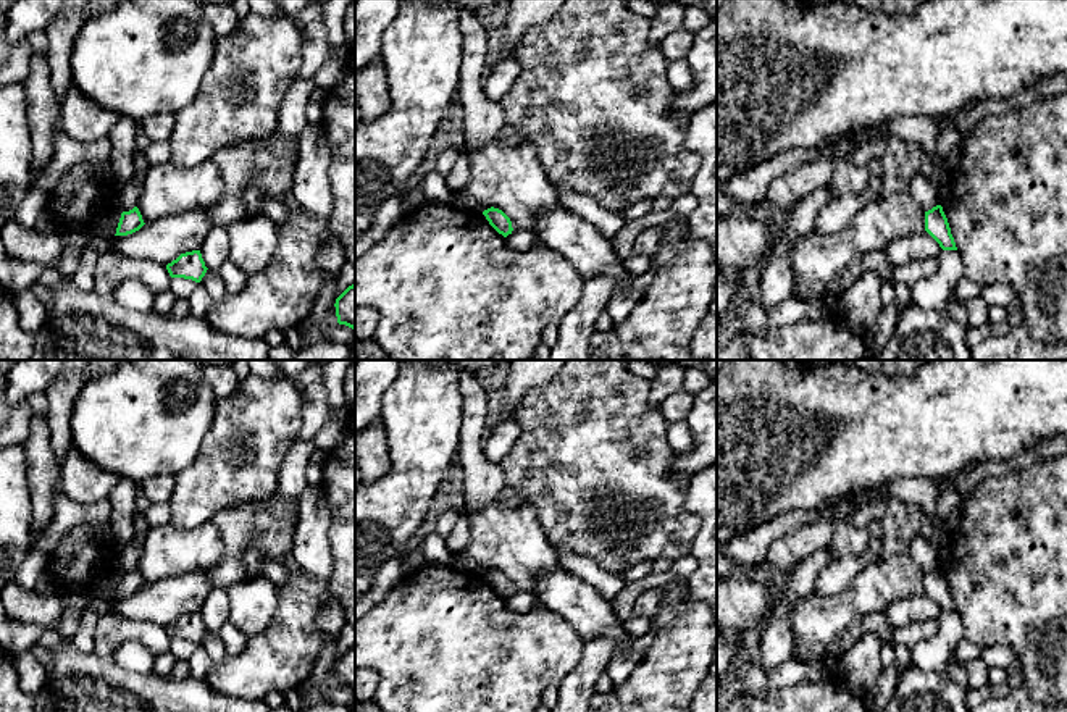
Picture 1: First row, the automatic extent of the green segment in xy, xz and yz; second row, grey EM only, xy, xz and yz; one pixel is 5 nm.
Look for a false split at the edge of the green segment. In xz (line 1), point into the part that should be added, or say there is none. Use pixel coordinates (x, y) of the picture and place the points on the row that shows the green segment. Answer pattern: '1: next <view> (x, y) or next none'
1: next none

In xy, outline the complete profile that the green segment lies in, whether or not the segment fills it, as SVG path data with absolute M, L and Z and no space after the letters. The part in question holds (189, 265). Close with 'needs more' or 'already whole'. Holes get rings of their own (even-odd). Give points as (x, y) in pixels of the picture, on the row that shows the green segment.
M200 250L181 253L176 260L166 265L171 278L184 278L200 283L207 273Z; already whole

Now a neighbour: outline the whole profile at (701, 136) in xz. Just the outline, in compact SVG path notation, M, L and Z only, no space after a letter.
M717 102L689 115L683 145L701 160L691 186L697 207L686 218L688 237L707 242L717 258Z

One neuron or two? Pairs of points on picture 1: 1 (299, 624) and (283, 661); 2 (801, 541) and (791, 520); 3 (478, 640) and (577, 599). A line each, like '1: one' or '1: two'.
1: one
2: two
3: two

